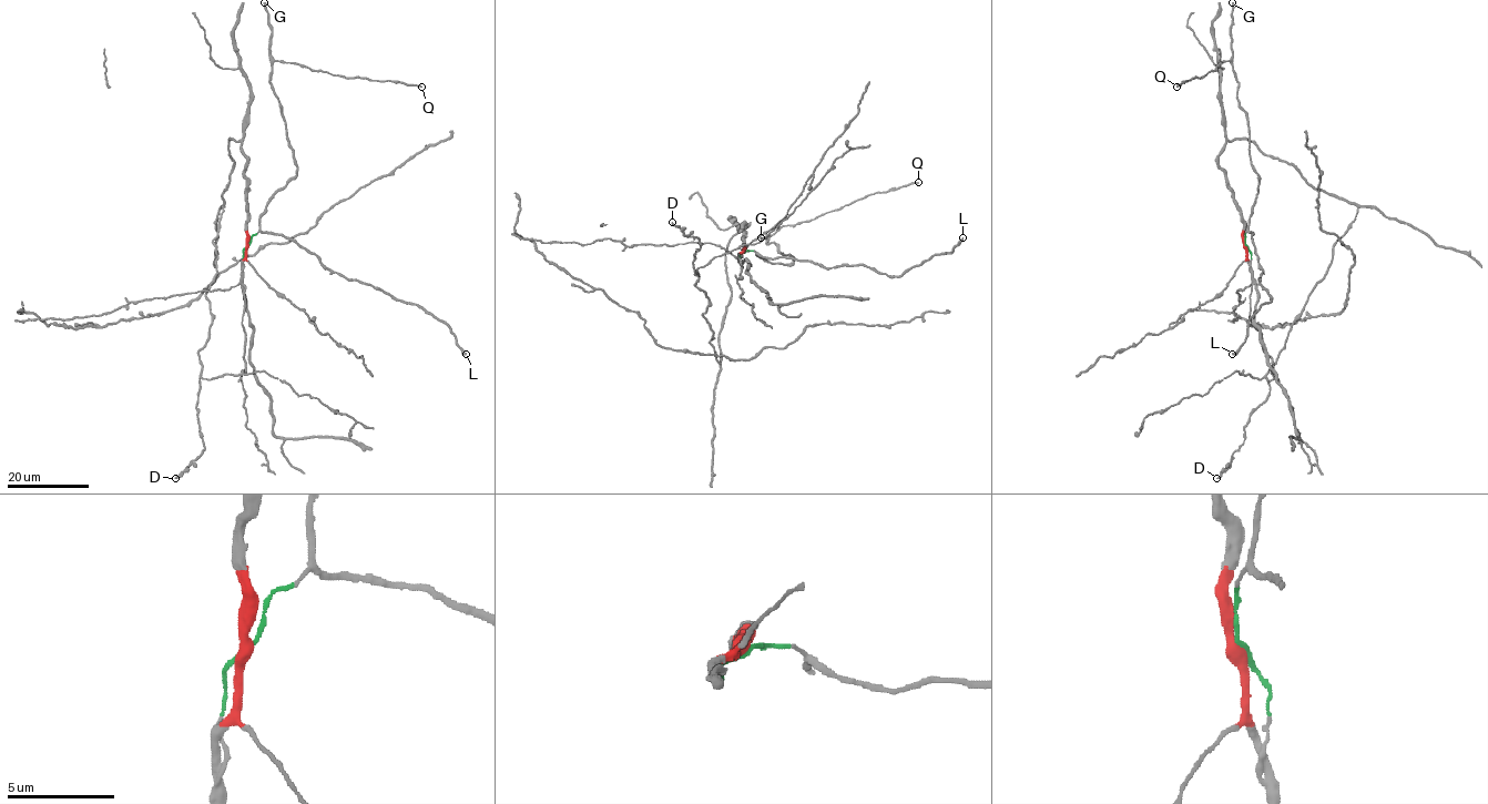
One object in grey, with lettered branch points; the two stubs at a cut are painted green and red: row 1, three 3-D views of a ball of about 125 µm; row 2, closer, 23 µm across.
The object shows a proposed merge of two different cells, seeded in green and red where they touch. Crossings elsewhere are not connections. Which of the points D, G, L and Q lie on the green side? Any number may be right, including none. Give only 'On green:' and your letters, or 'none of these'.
On green: G, L, Q

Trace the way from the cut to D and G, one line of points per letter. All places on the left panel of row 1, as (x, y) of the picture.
D: (247, 245), (246, 156), (233, 139), (206, 294), (212, 323), (199, 354), (204, 449), (175, 478)
G: (247, 245), (258, 231), (267, 202), (295, 175), (296, 168), (269, 82), (271, 24), (264, 2)

